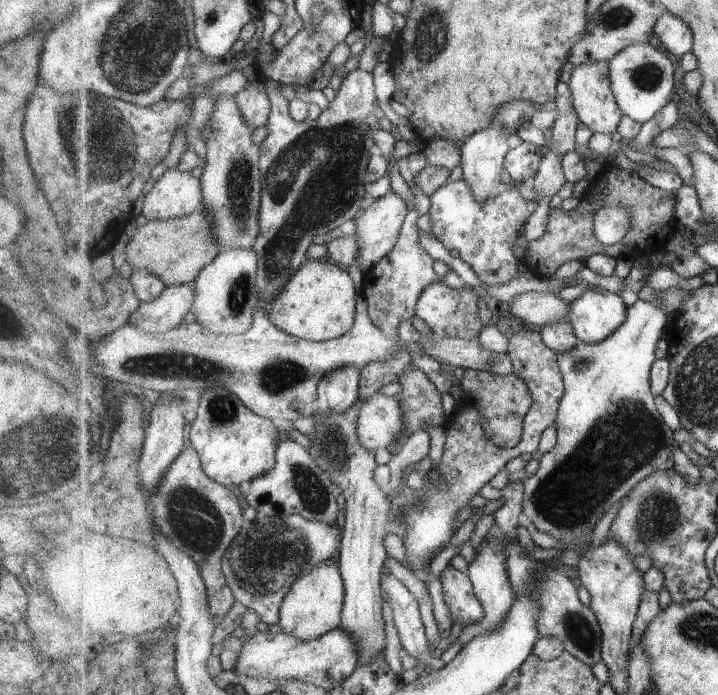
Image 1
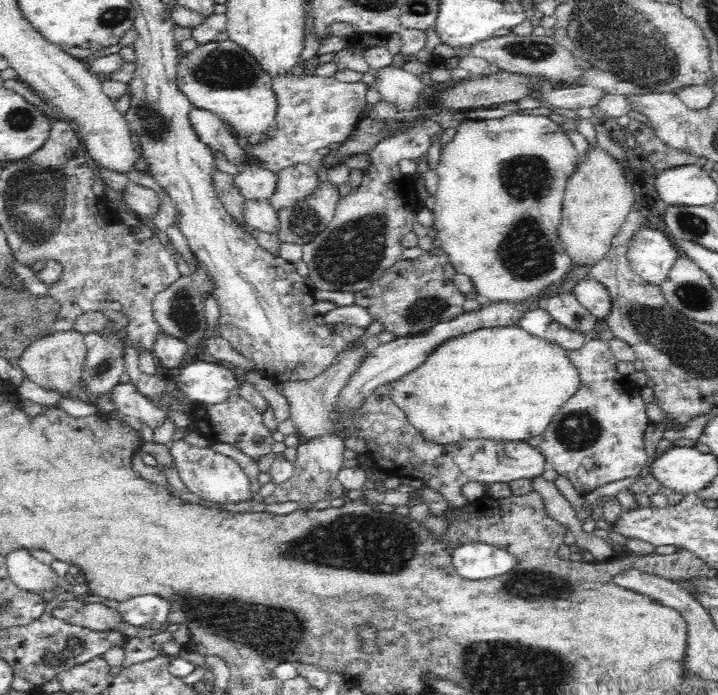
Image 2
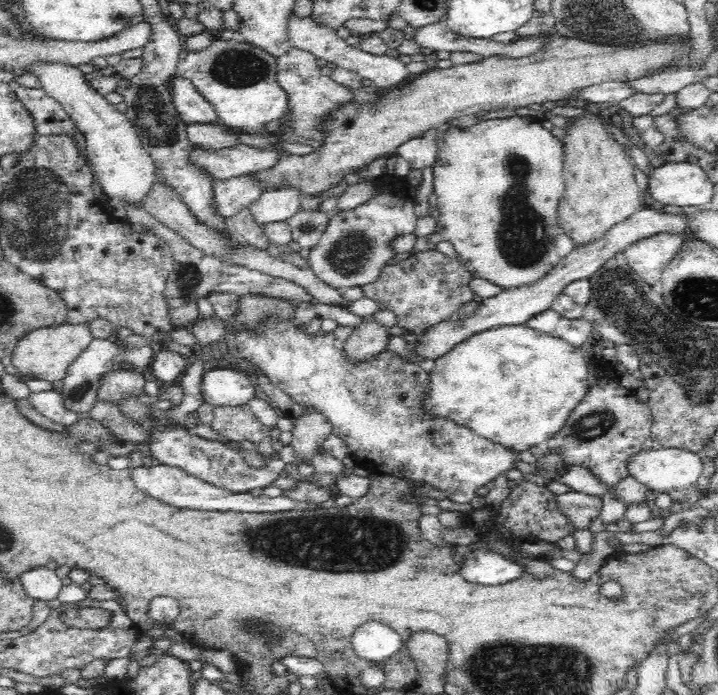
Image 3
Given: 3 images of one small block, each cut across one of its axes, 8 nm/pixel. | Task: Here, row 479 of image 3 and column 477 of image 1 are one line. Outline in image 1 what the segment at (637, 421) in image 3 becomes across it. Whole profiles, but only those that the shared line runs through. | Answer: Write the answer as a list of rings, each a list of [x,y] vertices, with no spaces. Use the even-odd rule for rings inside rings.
[[[448,563],[439,577],[453,624],[459,622],[465,629],[485,618],[486,608],[483,608],[482,600],[475,594],[466,571],[459,572]]]

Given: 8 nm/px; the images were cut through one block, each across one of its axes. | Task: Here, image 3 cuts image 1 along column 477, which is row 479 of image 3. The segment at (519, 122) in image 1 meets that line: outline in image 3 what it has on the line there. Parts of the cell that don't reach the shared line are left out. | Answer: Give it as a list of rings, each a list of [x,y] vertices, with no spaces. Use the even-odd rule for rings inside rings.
[[[151,465],[134,467],[131,470],[131,477],[136,484],[138,490],[144,492],[147,496],[156,498],[177,508],[188,508],[194,510],[218,510],[226,512],[232,510],[234,512],[253,512],[253,513],[269,513],[269,512],[286,512],[297,509],[296,501],[292,501],[286,496],[276,496],[276,498],[268,498],[268,496],[261,495],[260,497],[252,496],[250,493],[246,494],[230,494],[225,493],[224,490],[216,489],[216,486],[210,486],[194,478],[186,475],[178,468],[165,465]]]

